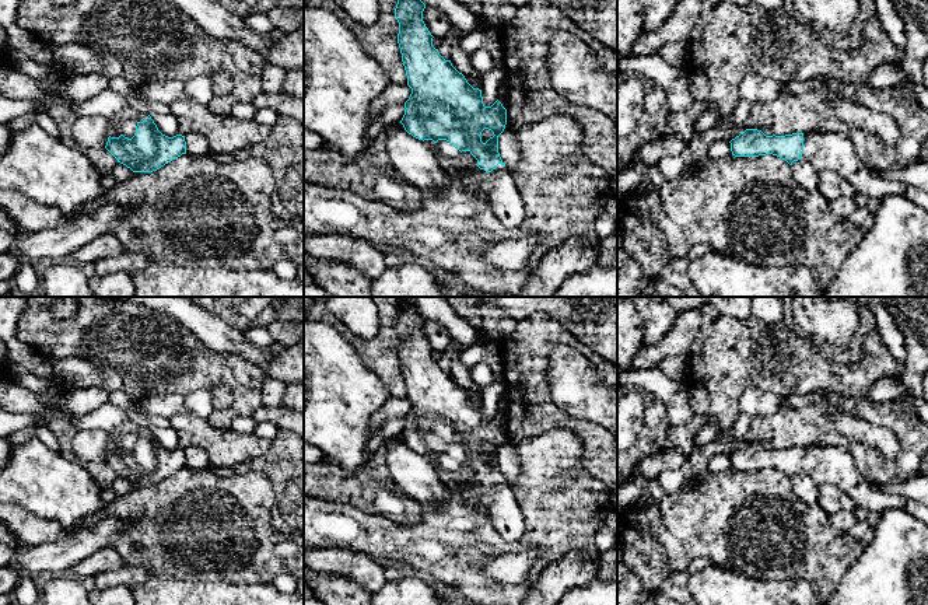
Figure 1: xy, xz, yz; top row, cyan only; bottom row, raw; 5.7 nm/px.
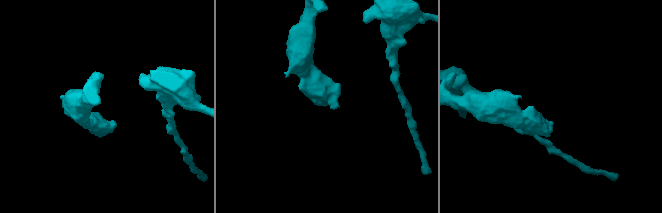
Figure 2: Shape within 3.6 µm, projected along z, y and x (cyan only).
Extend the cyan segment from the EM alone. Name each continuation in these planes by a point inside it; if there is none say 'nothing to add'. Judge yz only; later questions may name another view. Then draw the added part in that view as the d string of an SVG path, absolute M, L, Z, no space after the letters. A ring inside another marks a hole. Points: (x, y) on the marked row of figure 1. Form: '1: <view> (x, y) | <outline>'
1: yz (832, 151) | M833 132L803 133L802 158L820 171L831 171L848 181L857 193L880 200L890 195L904 196L928 211L928 193L882 176L865 164L848 134Z

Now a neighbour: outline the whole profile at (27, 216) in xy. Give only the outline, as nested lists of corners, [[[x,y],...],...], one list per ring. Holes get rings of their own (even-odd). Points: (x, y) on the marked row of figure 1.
[[[0,189],[0,209],[7,211],[14,230],[29,234],[60,227],[71,220],[55,207],[41,206],[29,200],[17,189]]]

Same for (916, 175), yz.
[[[920,157],[911,165],[889,171],[878,171],[887,179],[896,179],[928,193],[928,157]]]

